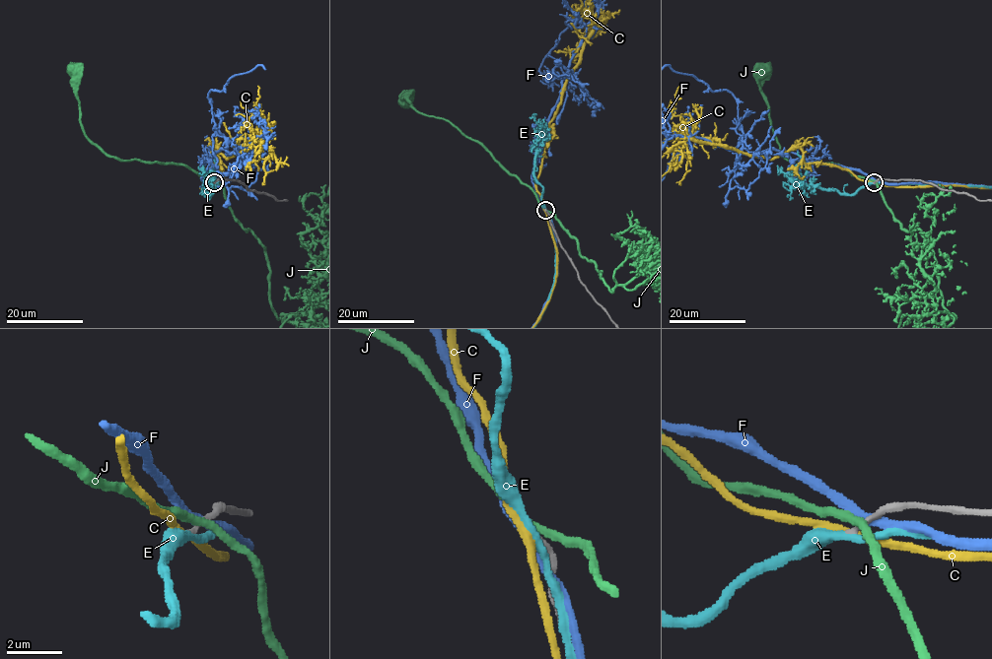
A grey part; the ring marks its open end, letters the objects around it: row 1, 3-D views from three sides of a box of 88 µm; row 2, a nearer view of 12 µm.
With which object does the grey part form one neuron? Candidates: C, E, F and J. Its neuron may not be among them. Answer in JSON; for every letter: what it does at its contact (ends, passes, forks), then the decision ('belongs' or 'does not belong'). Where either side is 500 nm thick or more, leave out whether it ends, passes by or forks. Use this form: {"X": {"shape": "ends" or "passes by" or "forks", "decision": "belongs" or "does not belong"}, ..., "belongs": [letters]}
{"C": {"shape": "passes by", "decision": "does not belong"}, "E": {"shape": "passes by", "decision": "belongs"}, "F": {"shape": "passes by", "decision": "does not belong"}, "J": {"shape": "passes by", "decision": "does not belong"}, "belongs": ["E"]}

